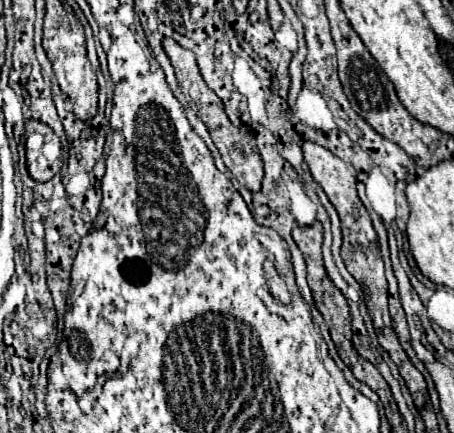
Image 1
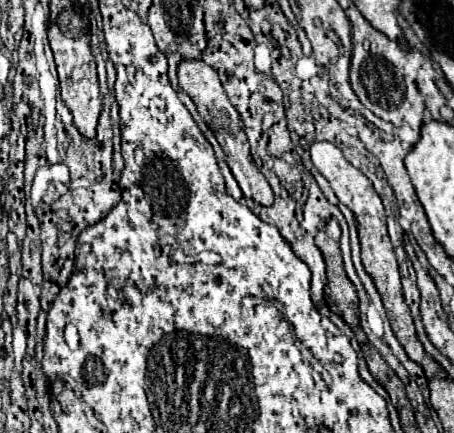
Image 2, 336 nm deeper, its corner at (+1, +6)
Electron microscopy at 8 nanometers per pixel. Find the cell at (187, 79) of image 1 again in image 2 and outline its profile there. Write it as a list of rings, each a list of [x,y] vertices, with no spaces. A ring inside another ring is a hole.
[[[183,60],[179,64],[179,86],[193,98],[197,112],[201,114],[201,118],[205,120],[205,124],[211,128],[211,132],[215,134],[217,142],[221,144],[221,148],[227,154],[227,164],[235,176],[244,196],[255,200],[257,204],[269,206],[273,204],[273,192],[269,182],[265,180],[265,176],[259,172],[259,168],[255,166],[251,154],[249,154],[249,142],[247,136],[243,132],[243,124],[241,124],[241,116],[239,112],[233,108],[233,104],[229,102],[215,70],[211,66],[207,66],[203,60]]]

